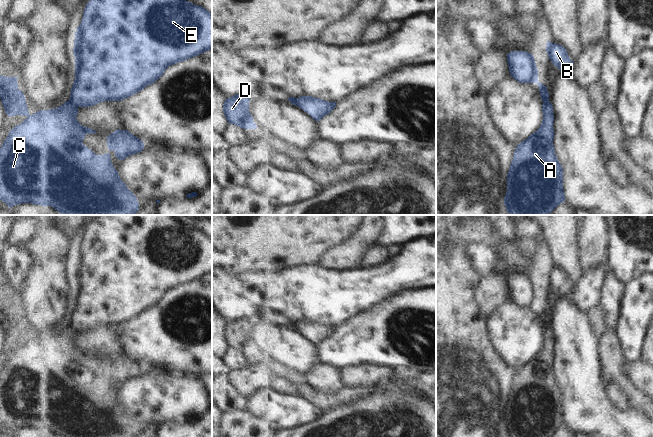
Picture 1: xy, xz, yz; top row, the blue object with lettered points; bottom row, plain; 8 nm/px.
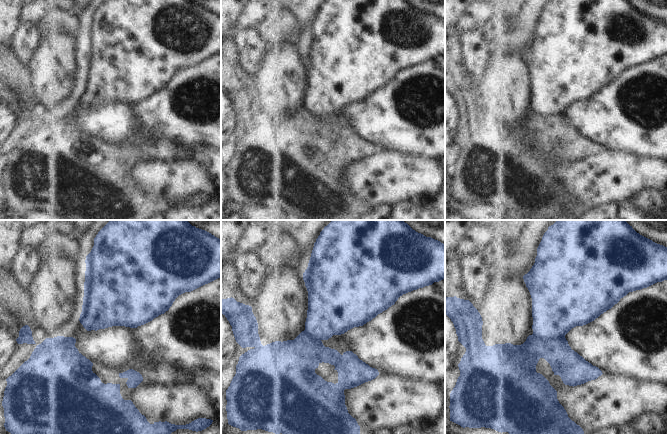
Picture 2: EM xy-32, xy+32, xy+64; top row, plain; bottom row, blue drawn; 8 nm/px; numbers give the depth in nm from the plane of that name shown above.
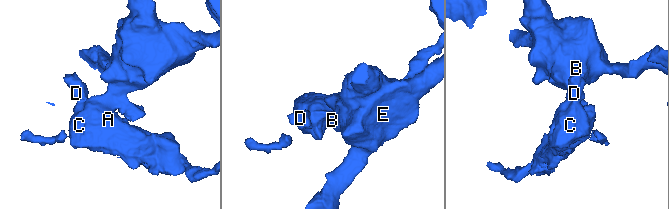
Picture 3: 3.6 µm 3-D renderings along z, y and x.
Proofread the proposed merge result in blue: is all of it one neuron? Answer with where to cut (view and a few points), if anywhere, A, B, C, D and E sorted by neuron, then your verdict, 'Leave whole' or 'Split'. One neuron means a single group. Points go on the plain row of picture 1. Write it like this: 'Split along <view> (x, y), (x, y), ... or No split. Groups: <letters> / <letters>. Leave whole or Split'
Split along xy (70, 323), (77, 331). Groups: A C D / B E. Split

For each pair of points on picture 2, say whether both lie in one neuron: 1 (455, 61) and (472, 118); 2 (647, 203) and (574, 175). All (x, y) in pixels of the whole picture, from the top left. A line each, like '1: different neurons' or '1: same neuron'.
1: same neuron
2: different neurons

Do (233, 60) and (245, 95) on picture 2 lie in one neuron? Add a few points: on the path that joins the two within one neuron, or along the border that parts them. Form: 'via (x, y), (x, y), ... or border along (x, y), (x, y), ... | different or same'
via (231, 69), (231, 81), (236, 86) | same

